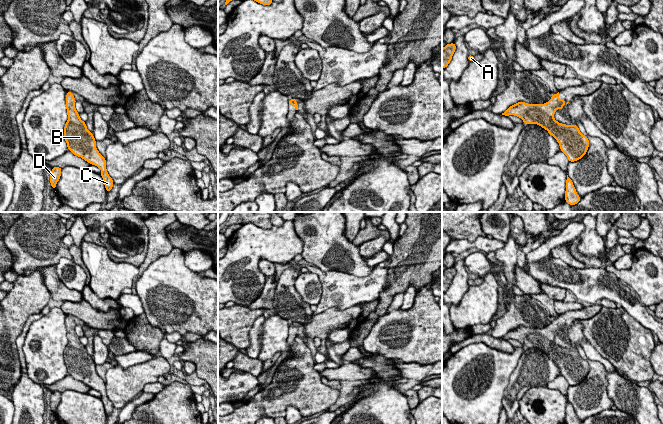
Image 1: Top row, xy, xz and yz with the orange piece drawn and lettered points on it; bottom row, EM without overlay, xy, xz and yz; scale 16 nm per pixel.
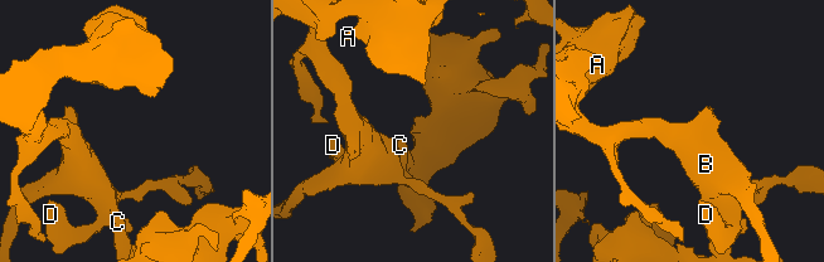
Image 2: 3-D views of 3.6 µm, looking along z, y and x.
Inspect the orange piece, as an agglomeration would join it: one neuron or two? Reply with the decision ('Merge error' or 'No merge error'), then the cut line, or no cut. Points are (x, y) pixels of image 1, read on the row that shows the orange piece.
No merge error. No split

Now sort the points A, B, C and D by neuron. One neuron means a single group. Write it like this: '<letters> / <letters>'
A B C D

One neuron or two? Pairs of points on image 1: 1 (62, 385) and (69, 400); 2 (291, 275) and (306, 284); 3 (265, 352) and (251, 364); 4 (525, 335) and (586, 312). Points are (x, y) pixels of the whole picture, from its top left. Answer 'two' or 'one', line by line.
1: two
2: two
3: two
4: one

